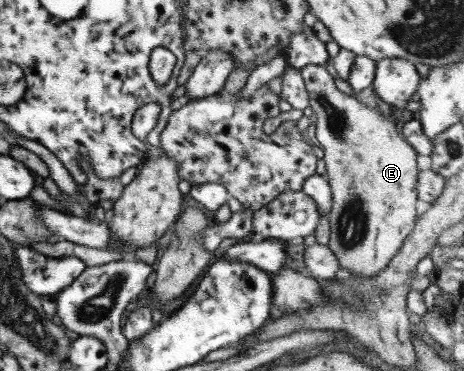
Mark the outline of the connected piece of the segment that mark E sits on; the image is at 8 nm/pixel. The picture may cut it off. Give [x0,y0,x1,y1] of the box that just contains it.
[299,64,418,277]

